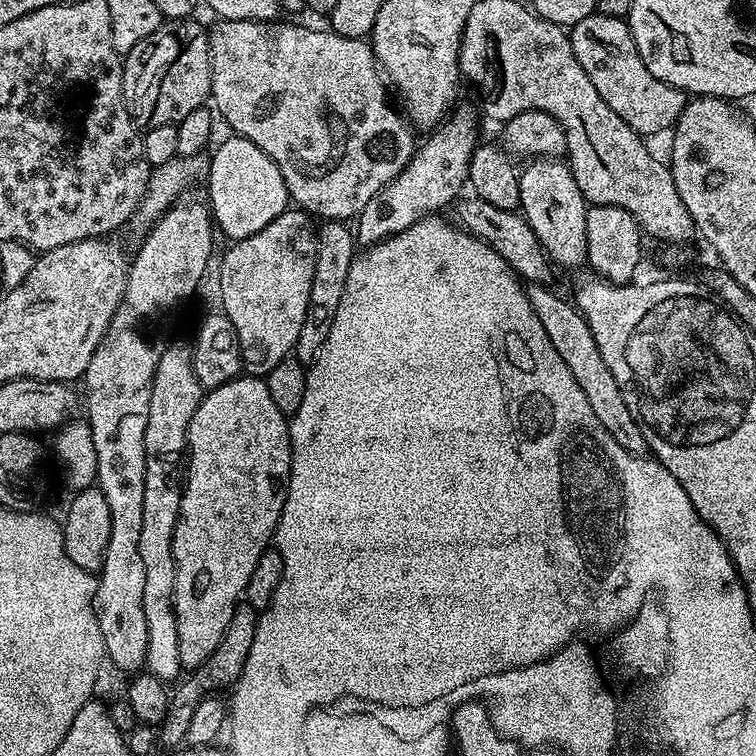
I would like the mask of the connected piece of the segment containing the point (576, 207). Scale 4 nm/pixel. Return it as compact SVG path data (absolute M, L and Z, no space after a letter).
M532 158L525 164L528 165L519 169L519 211L553 265L583 269L588 263L586 214L590 205L582 190L578 190L578 182L574 182L572 169L560 158Z

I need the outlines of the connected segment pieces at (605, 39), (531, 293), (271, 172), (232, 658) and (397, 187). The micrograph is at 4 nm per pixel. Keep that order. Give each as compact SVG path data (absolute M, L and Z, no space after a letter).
M587 16L582 18L582 22L571 25L570 35L574 58L578 58L582 70L586 70L586 75L590 82L594 82L598 94L602 94L606 106L610 106L610 110L614 110L614 114L618 114L626 126L645 138L651 138L659 132L667 133L675 125L686 103L685 93L654 78L654 74L646 70L646 62L642 62L638 54L632 31L621 17Z
M529 283L526 288L530 306L534 306L534 314L538 314L550 338L550 346L558 350L564 368L570 370L570 374L574 374L574 382L582 386L586 402L594 409L598 422L602 422L602 426L610 430L610 438L614 438L614 442L618 442L618 446L622 446L630 454L645 455L648 452L646 438L638 422L634 422L634 414L630 414L626 398L622 398L622 390L618 390L618 382L610 374L610 366L606 366L605 360L602 359L602 354L598 351L598 342L594 342L594 334L590 334L586 318L576 309L571 299L563 300L552 288L554 287L548 284L533 283Z
M229 135L214 152L208 168L208 205L217 226L231 241L248 238L287 211L290 201L285 179L272 158L249 139Z
M247 602L237 604L234 610L234 618L230 618L230 626L226 626L226 634L222 634L222 642L218 642L218 650L214 650L214 654L210 654L210 658L206 658L204 665L189 675L192 676L189 680L181 679L175 685L177 688L171 689L168 713L158 726L158 744L161 749L176 747L179 749L188 739L190 718L194 718L194 710L198 710L198 706L204 700L219 693L216 692L219 688L228 690L235 685L236 679L242 674L242 666L246 666L246 657L250 654L250 645L254 643L257 619L257 609L251 608Z
M468 108L455 112L431 133L433 136L425 144L423 141L417 147L402 174L398 174L398 178L391 180L385 188L378 190L378 194L374 194L374 198L370 198L370 202L366 202L354 220L357 245L371 246L381 240L389 240L411 224L439 213L436 212L439 208L448 208L461 195L459 192L468 184L468 167L478 137L475 114Z

